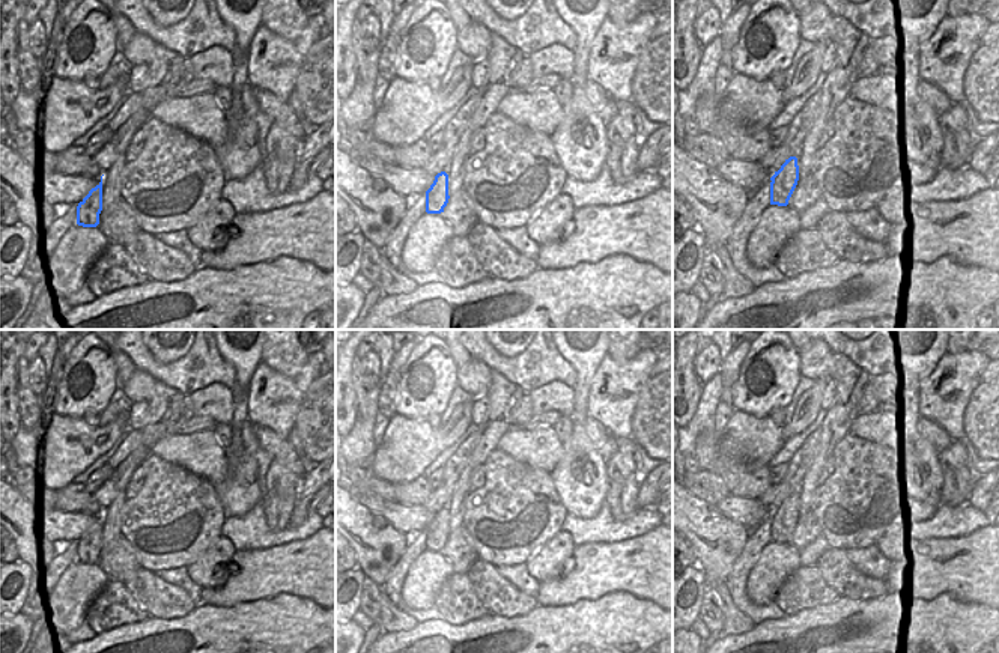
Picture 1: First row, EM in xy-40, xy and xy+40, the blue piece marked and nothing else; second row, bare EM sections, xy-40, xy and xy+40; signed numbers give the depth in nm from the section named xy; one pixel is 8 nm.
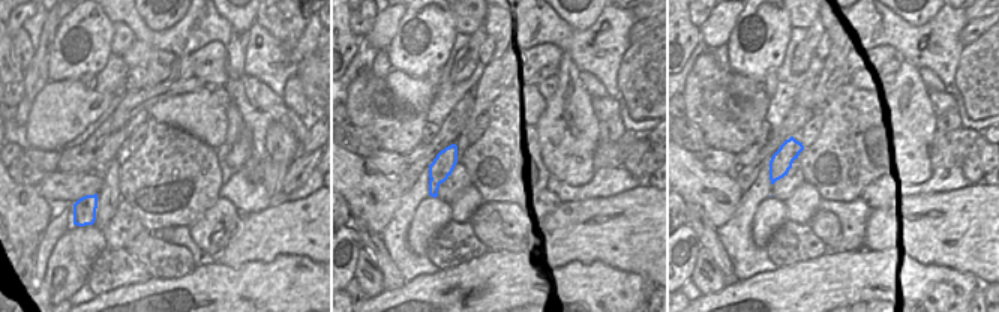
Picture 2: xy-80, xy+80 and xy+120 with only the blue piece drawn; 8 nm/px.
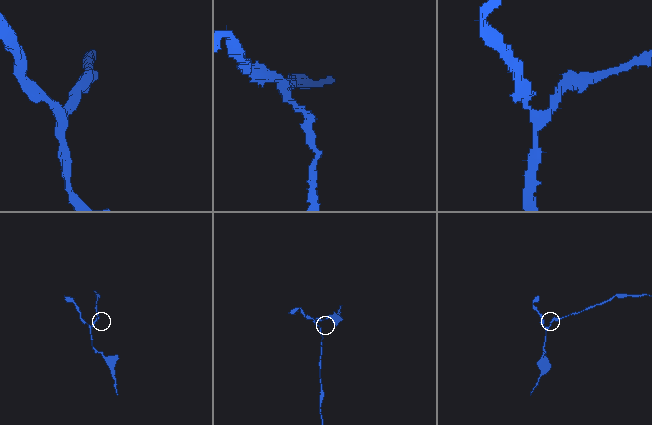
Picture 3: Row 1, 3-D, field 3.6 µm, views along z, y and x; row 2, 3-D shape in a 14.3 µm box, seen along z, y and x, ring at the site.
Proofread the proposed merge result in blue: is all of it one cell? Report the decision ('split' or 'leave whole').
split

